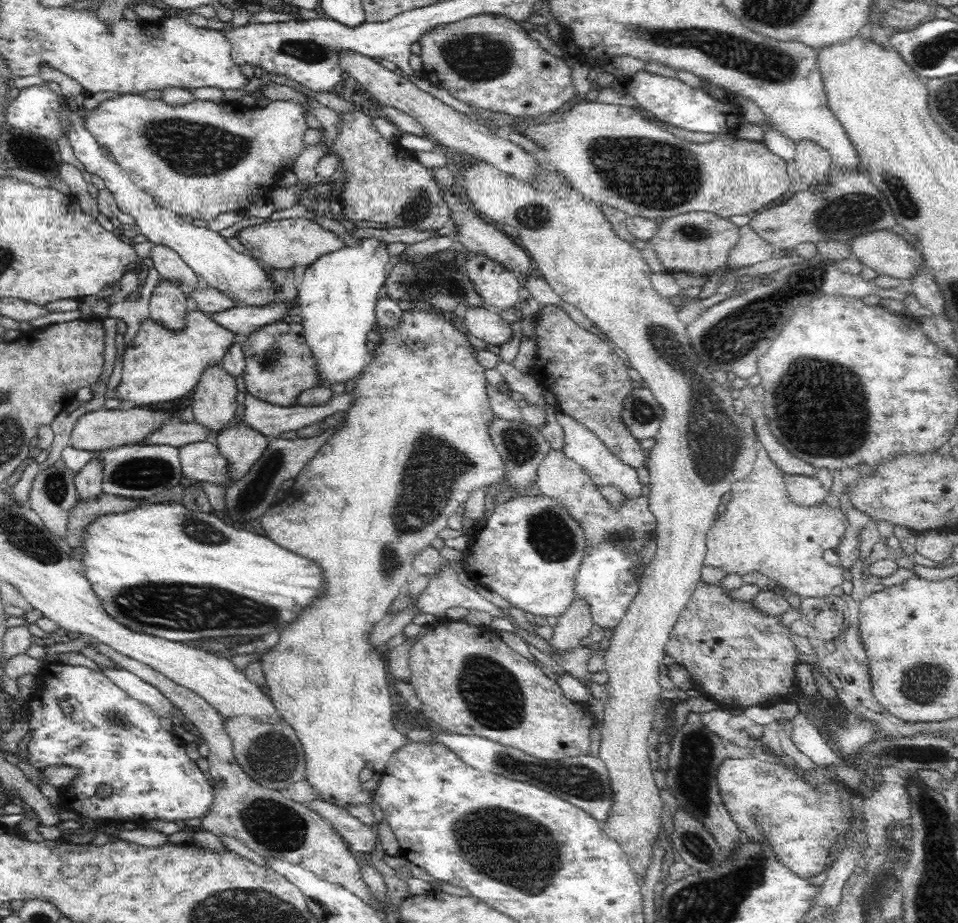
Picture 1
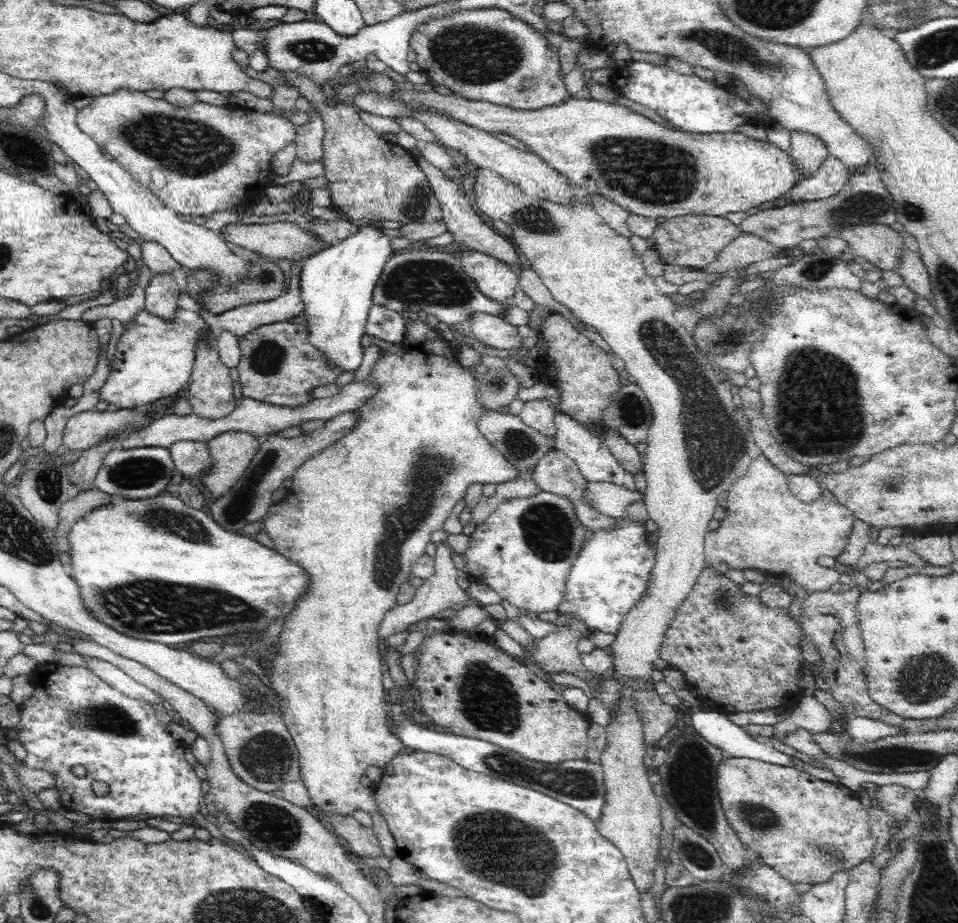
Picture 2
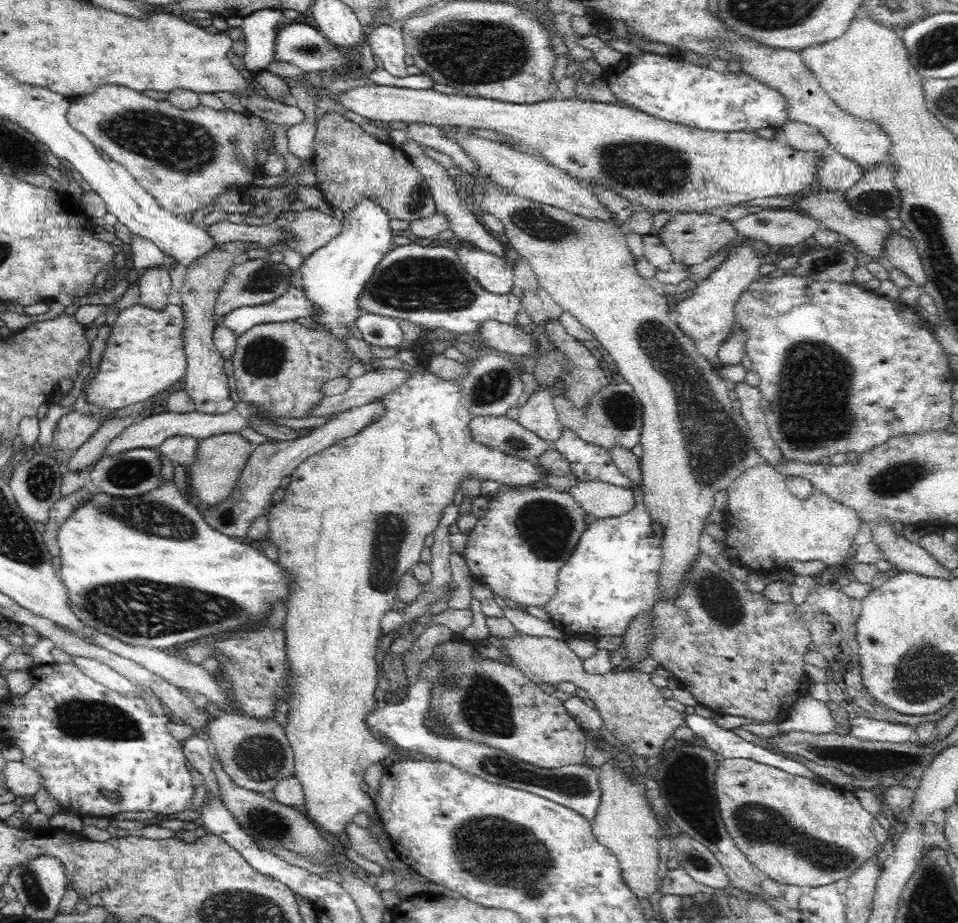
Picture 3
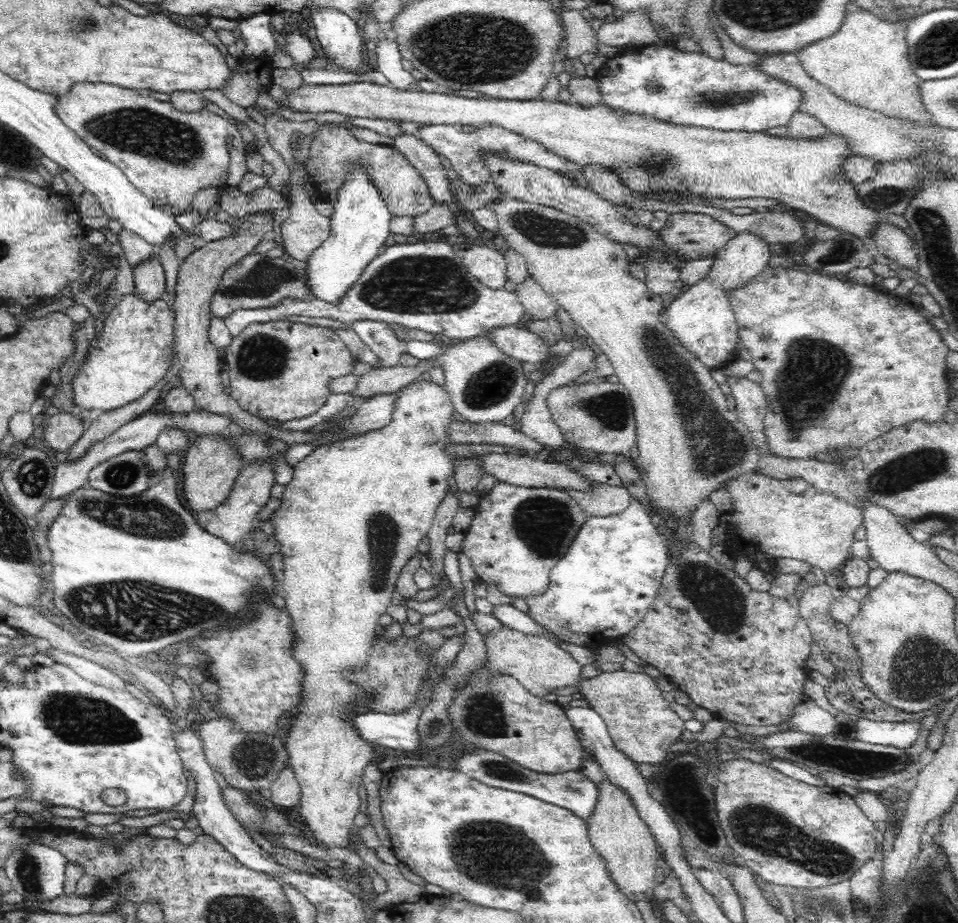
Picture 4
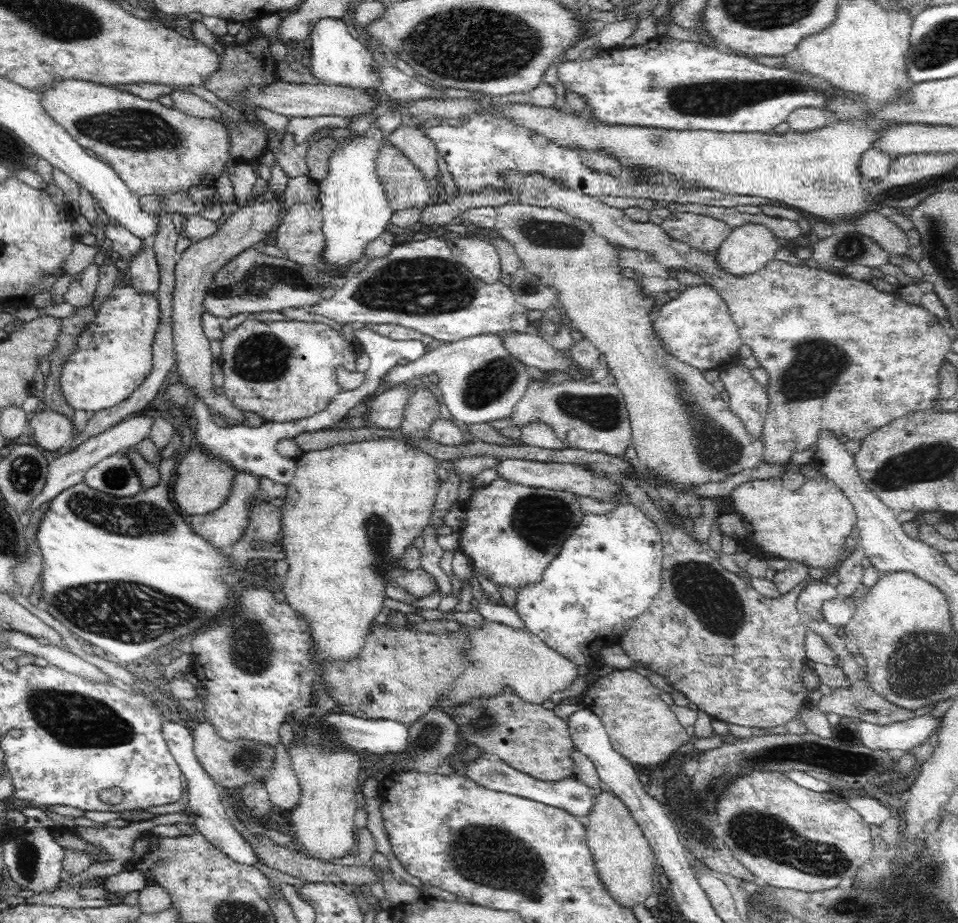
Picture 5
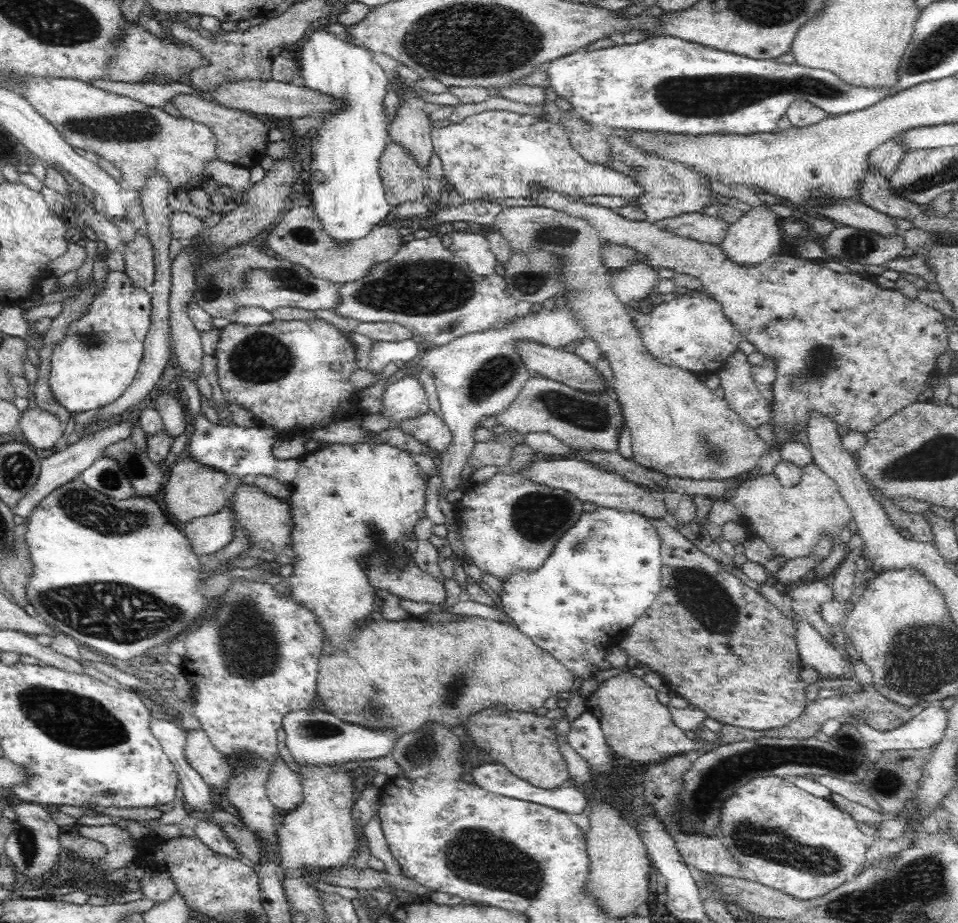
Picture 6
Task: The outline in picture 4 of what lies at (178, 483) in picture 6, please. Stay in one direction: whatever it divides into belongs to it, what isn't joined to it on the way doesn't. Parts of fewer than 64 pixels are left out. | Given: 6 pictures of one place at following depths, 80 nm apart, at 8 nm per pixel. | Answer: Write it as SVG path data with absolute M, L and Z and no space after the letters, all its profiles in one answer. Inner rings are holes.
M212 434L199 436L193 445L188 446L180 470L178 495L183 506L192 513L214 510L220 506L230 494L244 465L225 438Z

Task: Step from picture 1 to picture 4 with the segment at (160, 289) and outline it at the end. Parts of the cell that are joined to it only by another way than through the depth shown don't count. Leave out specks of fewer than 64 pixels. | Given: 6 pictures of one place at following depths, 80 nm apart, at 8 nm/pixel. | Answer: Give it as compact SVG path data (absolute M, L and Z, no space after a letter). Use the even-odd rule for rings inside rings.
M156 252L131 267L135 293L148 301L161 298L165 289L164 269Z

